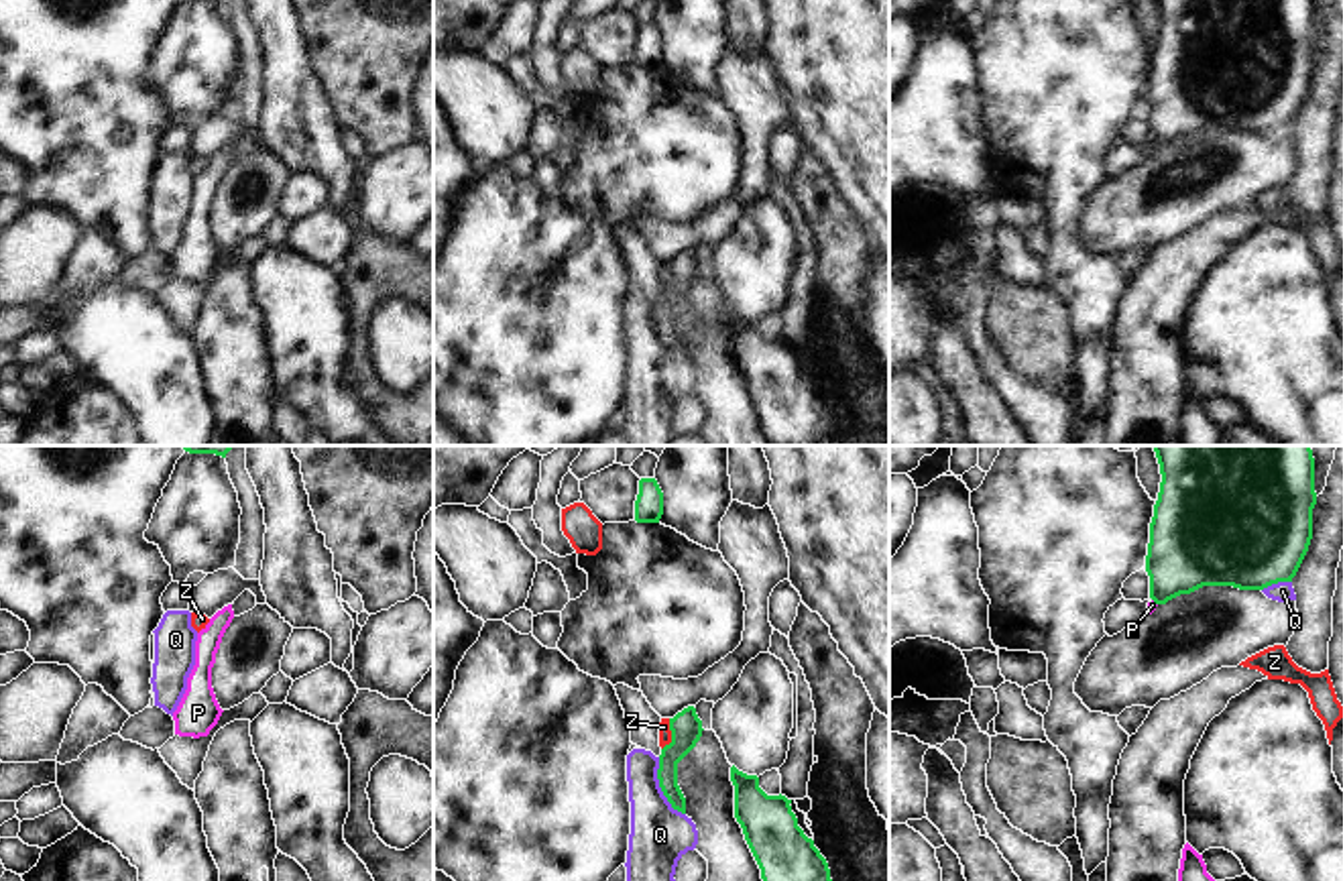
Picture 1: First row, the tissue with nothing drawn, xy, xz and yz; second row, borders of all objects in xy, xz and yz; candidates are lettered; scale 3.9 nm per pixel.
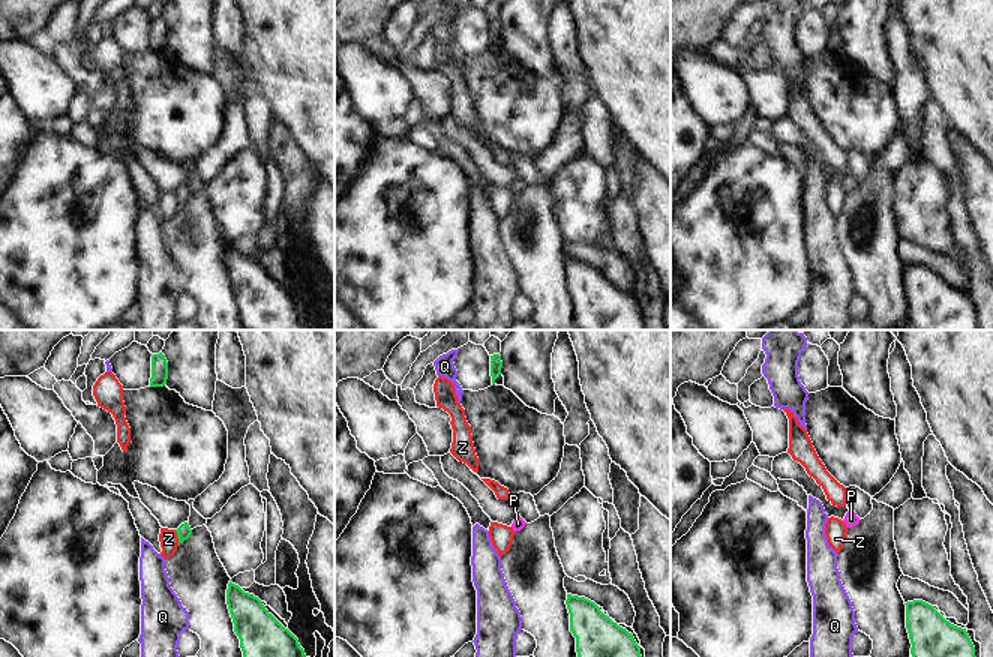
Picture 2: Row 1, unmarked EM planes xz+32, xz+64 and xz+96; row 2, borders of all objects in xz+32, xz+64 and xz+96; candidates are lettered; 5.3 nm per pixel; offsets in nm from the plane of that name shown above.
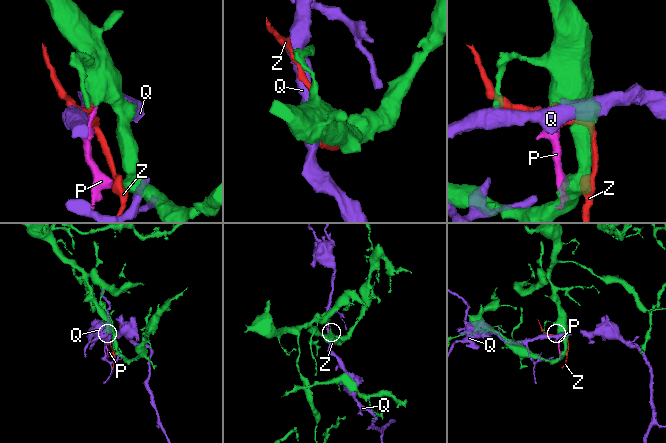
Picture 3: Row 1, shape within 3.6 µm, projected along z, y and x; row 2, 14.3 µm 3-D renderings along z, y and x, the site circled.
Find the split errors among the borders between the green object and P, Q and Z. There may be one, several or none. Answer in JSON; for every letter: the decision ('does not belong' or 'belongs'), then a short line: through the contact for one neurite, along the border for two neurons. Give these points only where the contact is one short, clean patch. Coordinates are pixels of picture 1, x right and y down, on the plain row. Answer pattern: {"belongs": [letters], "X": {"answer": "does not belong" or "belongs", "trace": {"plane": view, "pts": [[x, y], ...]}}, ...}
{"belongs": ["P"], "P": {"answer": "belongs", "trace": {"plane": "yz", "pts": [[1189, 92], [1154, 145], [1152, 149]]}}, "Q": {"answer": "does not belong", "trace": {"plane": "xz", "pts": [[658, 302], [658, 330], [666, 344], [684, 359]]}}, "Z": {"answer": "does not belong", "trace": {"plane": "xz", "pts": [[670, 263], [670, 285], [662, 294]]}}}

